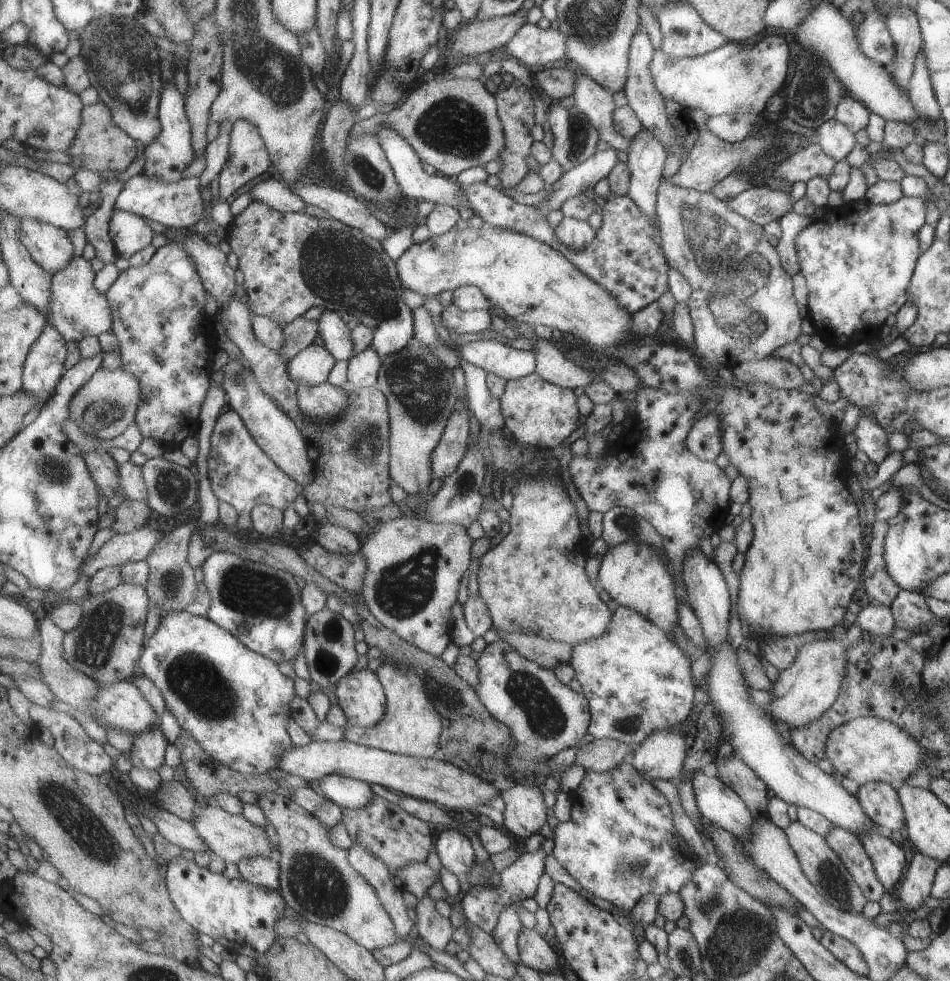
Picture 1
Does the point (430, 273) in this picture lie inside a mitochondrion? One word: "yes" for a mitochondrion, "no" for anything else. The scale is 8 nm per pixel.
no

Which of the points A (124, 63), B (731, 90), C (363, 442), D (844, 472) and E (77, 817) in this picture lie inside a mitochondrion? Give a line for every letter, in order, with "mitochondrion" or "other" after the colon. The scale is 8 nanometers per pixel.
A: mitochondrion
B: other
C: mitochondrion
D: other
E: mitochondrion

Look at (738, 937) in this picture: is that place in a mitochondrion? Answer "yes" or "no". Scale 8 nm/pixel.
yes

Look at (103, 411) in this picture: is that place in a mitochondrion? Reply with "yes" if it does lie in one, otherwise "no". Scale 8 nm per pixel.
yes

